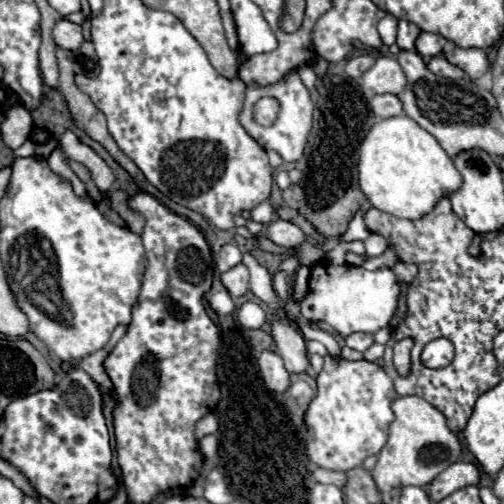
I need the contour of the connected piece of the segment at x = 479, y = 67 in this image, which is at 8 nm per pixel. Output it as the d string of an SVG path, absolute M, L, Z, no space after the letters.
M447 42L445 48L443 48L443 56L459 66L461 70L465 70L471 78L479 78L483 76L487 70L489 70L489 62L487 62L487 56L483 50L479 48L459 48L457 44L453 42Z

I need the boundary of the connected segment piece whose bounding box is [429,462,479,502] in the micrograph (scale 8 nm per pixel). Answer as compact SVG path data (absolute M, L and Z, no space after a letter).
M455 462L429 484L429 496L439 502L445 496L453 494L455 490L477 482L479 482L479 468L475 464Z

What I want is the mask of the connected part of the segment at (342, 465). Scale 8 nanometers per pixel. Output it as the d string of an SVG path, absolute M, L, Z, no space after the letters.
M325 356L325 366L317 376L317 396L305 414L307 456L327 470L353 470L365 458L379 454L387 440L387 426L393 420L391 400L397 398L393 382L385 370L367 360L347 362Z

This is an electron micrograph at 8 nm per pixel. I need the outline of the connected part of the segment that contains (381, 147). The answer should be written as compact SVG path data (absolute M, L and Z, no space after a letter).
M401 114L393 118L379 120L371 126L371 130L365 134L361 146L359 146L359 186L365 194L365 198L383 212L389 212L397 218L421 218L433 210L439 198L449 196L449 192L455 192L461 186L461 174L453 166L453 160L447 156L447 152L437 144L437 140L425 132L413 118Z

